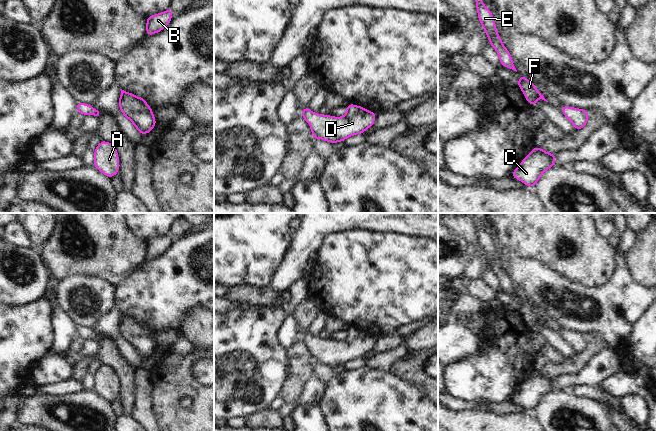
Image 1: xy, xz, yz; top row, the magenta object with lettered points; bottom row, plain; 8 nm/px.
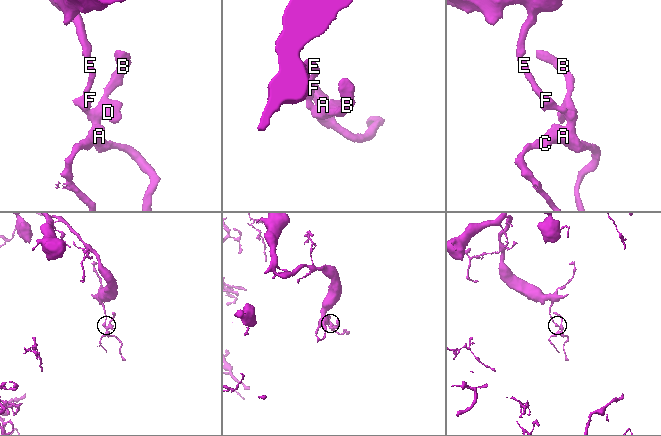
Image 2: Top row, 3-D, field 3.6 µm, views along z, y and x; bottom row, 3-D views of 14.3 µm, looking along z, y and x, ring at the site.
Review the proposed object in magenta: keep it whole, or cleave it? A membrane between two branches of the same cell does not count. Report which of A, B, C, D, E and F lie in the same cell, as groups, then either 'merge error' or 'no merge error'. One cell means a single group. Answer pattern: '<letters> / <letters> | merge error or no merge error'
A B C D E F | no merge error

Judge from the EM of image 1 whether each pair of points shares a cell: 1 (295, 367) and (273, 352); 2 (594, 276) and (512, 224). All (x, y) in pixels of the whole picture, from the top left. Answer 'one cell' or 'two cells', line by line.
1: two cells
2: one cell

